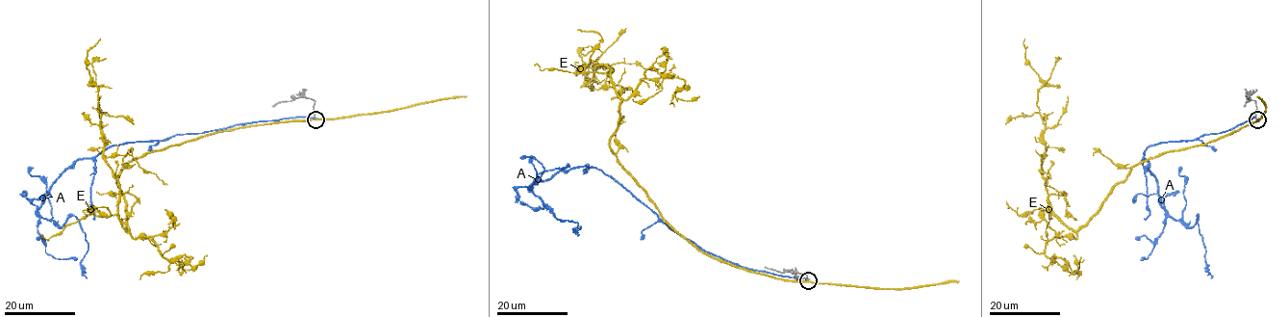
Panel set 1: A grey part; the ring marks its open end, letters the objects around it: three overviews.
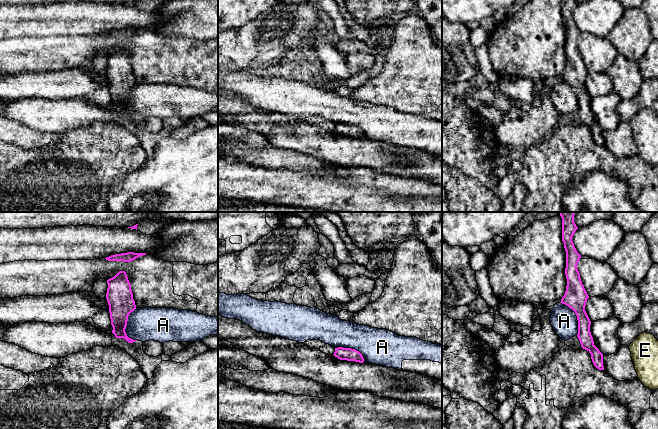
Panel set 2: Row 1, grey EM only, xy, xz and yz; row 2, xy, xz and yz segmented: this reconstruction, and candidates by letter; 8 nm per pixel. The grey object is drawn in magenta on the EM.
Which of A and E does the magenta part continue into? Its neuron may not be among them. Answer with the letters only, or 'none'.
none

